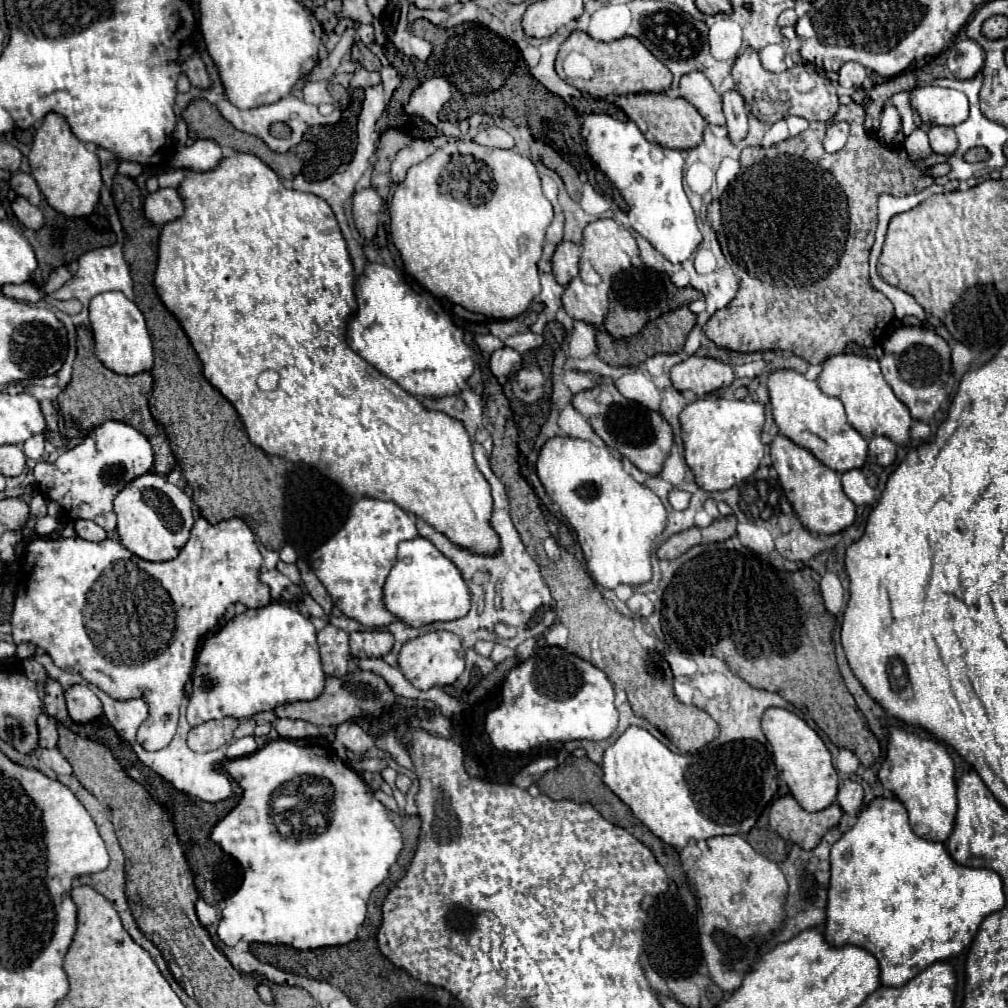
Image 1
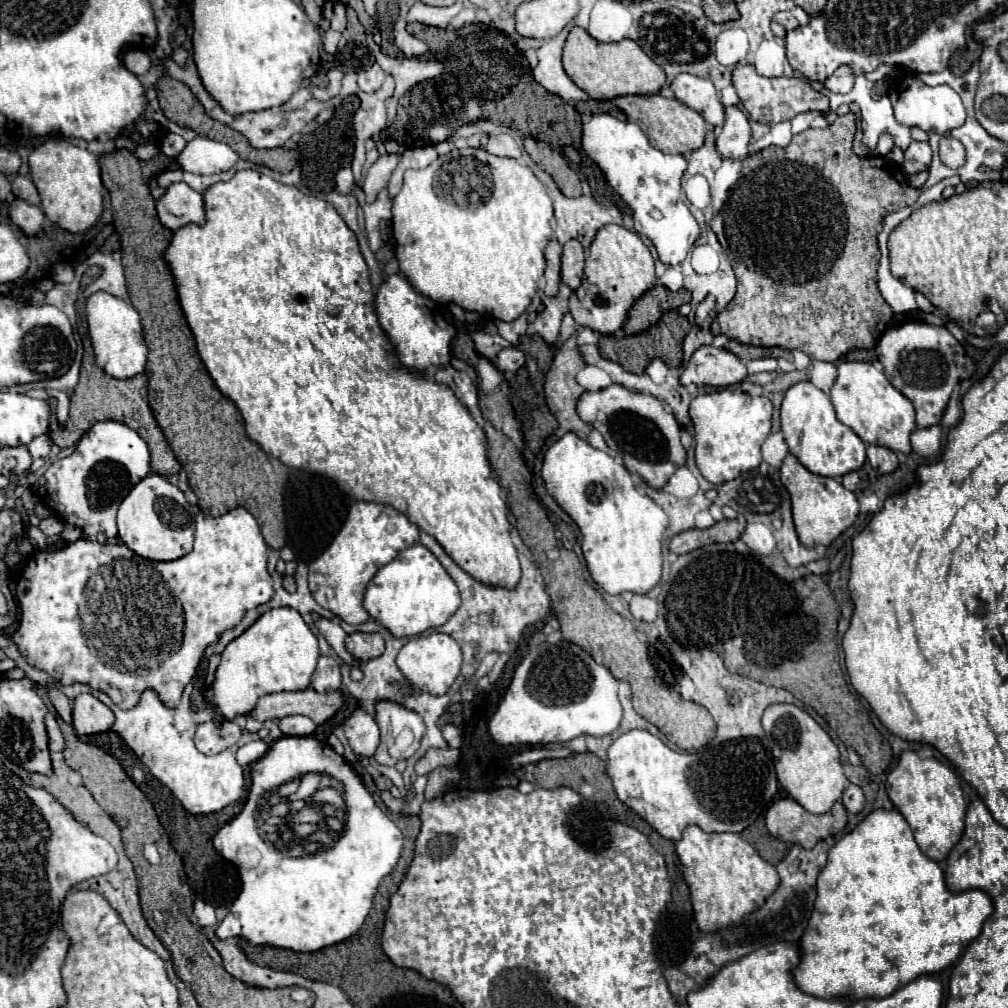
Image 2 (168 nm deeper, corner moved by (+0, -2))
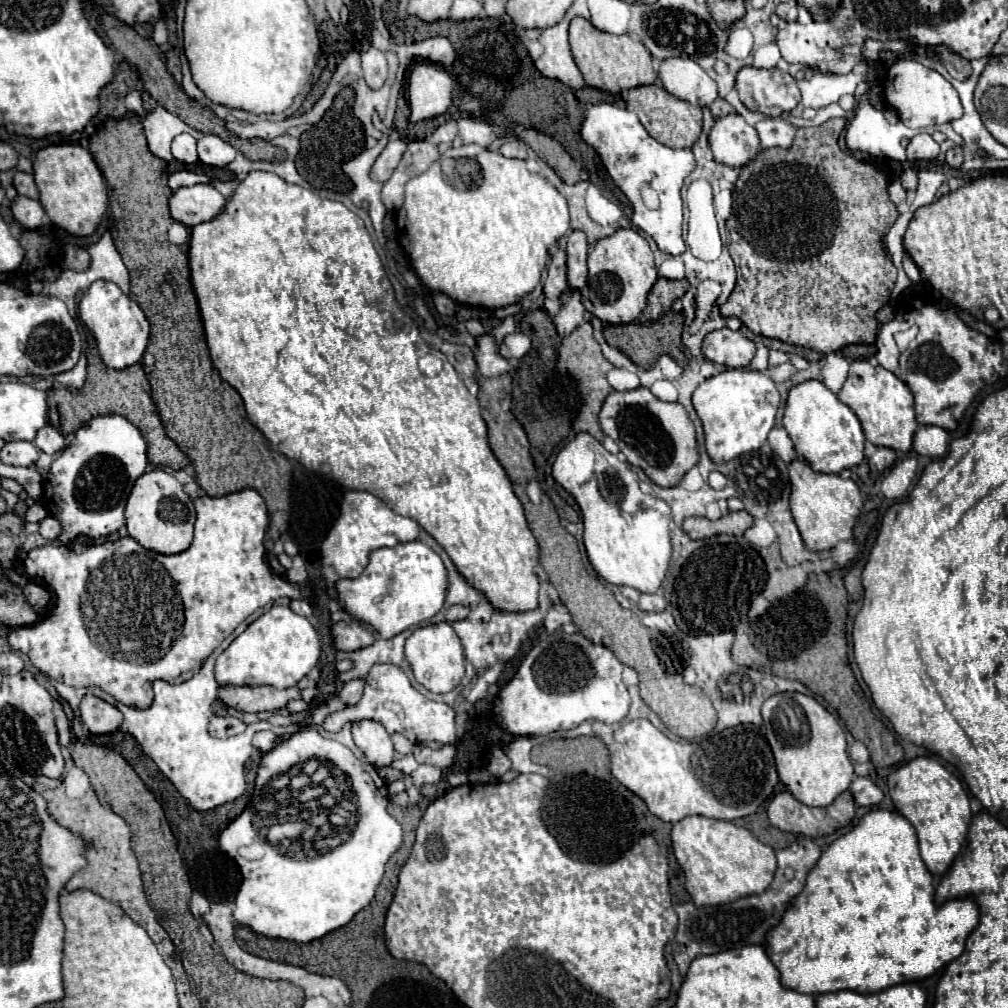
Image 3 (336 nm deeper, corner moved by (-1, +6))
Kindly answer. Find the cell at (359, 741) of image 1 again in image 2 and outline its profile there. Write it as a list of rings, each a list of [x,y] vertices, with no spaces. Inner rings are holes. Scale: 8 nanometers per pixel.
[[[357,708],[345,722],[345,736],[357,756],[373,756],[379,746],[379,726],[371,714]]]

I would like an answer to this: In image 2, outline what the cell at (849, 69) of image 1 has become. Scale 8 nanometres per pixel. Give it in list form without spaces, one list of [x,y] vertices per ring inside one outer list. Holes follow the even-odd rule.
[[[841,66],[841,68],[837,68],[837,72],[833,72],[833,76],[829,76],[823,82],[823,86],[825,86],[825,90],[835,92],[835,94],[847,94],[853,88],[853,82],[855,82],[855,76],[853,76],[851,68]]]

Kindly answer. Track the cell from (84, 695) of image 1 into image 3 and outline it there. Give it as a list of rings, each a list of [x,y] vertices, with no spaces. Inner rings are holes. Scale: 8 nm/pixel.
[[[86,694],[82,698],[80,718],[82,718],[82,726],[92,734],[108,734],[118,730],[118,726],[122,724],[120,710],[94,694]]]

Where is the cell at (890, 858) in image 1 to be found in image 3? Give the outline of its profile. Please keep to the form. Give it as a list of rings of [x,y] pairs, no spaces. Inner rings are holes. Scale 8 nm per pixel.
[[[870,810],[848,834],[822,852],[806,880],[806,888],[786,912],[782,924],[766,936],[766,950],[782,972],[782,984],[812,996],[840,990],[870,994],[906,980],[924,980],[944,968],[964,952],[966,938],[978,926],[980,910],[974,896],[938,904],[934,890],[934,874],[920,858],[916,828],[910,820],[900,812]]]

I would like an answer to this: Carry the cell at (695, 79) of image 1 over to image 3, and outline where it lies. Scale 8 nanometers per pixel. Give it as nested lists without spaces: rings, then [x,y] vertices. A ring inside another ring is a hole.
[[[668,58],[660,62],[658,68],[658,76],[662,80],[662,86],[690,102],[690,104],[698,104],[702,108],[710,108],[710,112],[714,114],[714,110],[724,110],[724,104],[720,104],[720,96],[718,96],[718,86],[716,82],[690,58]]]

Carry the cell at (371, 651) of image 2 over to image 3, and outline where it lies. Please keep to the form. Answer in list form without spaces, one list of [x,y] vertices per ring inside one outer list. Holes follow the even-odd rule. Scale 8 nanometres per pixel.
[[[350,620],[350,622],[338,622],[332,626],[332,636],[334,636],[334,644],[338,650],[360,650],[366,648],[374,642],[374,634],[360,622]]]

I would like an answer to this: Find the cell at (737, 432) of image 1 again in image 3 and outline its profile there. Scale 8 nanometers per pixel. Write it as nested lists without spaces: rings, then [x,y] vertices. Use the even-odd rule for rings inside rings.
[[[724,370],[718,376],[702,382],[692,394],[694,410],[704,426],[706,452],[712,462],[724,464],[740,454],[758,450],[764,446],[768,432],[774,426],[780,394],[766,372],[752,370]]]

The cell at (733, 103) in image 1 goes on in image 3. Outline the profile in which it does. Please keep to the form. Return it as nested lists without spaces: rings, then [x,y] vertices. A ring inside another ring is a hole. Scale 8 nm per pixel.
[[[736,112],[716,118],[716,124],[712,126],[708,140],[710,140],[710,148],[714,152],[716,162],[728,164],[732,168],[744,166],[760,150],[758,134]]]

